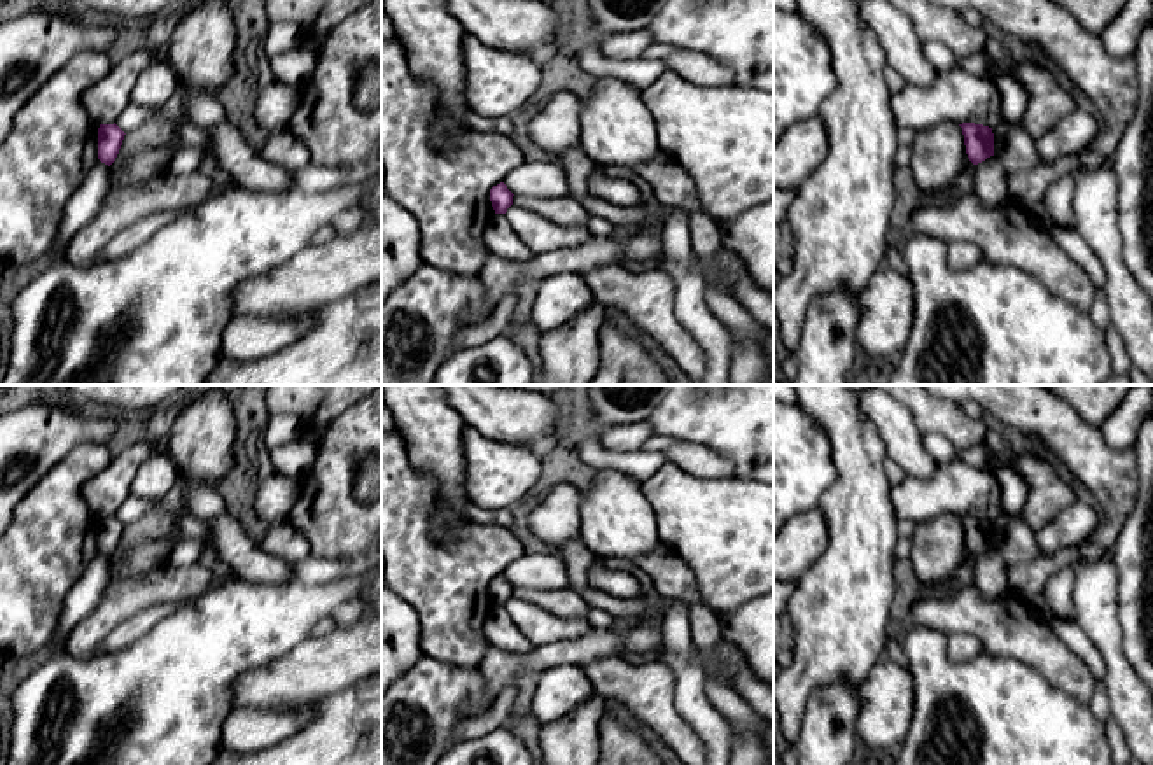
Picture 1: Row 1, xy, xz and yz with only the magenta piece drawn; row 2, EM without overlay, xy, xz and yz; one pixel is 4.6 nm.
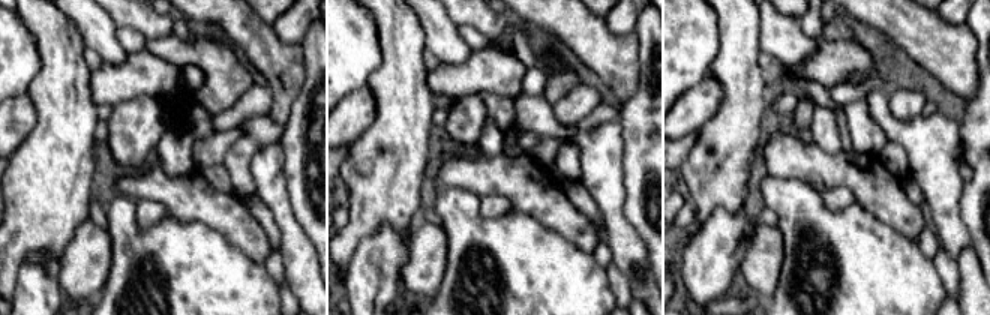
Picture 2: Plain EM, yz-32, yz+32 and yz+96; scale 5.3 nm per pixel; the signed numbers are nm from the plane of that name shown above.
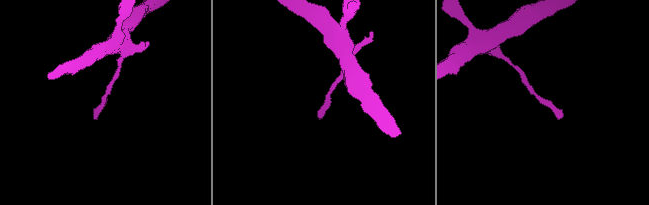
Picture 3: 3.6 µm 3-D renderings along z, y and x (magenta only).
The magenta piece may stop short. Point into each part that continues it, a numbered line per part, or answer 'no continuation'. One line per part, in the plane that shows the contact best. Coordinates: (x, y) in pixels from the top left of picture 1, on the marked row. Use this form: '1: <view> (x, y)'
no continuation

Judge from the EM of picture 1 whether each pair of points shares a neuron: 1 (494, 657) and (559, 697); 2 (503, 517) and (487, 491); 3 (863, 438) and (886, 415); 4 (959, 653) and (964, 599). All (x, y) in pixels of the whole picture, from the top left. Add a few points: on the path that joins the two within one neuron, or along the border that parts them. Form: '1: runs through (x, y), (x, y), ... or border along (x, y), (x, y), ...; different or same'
1: border along (578, 664), (559, 664), (539, 673); different
2: border along (506, 506), (494, 512); different
3: border along (856, 403), (873, 424), (887, 457); different
4: border along (950, 634), (973, 634), (982, 650); different

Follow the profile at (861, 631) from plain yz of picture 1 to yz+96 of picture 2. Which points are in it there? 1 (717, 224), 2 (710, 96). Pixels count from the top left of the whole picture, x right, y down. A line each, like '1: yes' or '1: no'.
1: no
2: no

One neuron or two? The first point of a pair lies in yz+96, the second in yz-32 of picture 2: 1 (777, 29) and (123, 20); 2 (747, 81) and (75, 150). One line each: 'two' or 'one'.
1: two
2: one

